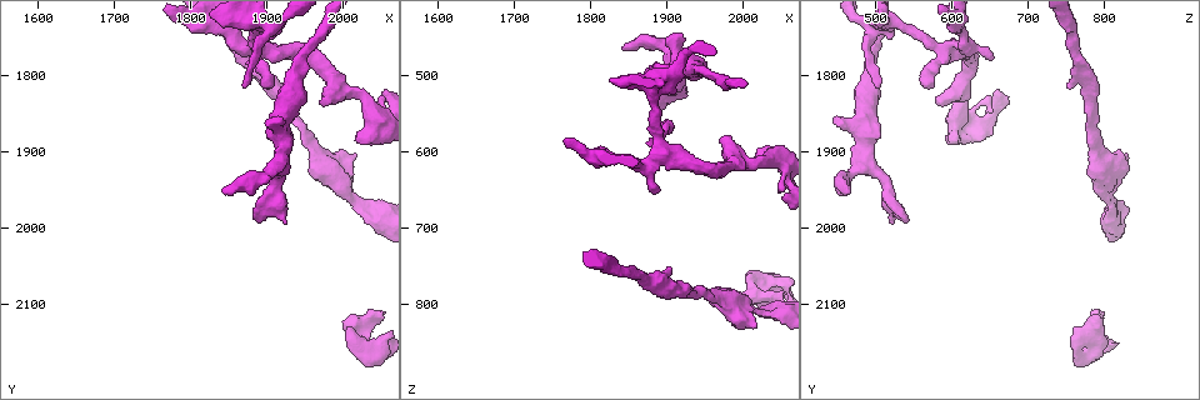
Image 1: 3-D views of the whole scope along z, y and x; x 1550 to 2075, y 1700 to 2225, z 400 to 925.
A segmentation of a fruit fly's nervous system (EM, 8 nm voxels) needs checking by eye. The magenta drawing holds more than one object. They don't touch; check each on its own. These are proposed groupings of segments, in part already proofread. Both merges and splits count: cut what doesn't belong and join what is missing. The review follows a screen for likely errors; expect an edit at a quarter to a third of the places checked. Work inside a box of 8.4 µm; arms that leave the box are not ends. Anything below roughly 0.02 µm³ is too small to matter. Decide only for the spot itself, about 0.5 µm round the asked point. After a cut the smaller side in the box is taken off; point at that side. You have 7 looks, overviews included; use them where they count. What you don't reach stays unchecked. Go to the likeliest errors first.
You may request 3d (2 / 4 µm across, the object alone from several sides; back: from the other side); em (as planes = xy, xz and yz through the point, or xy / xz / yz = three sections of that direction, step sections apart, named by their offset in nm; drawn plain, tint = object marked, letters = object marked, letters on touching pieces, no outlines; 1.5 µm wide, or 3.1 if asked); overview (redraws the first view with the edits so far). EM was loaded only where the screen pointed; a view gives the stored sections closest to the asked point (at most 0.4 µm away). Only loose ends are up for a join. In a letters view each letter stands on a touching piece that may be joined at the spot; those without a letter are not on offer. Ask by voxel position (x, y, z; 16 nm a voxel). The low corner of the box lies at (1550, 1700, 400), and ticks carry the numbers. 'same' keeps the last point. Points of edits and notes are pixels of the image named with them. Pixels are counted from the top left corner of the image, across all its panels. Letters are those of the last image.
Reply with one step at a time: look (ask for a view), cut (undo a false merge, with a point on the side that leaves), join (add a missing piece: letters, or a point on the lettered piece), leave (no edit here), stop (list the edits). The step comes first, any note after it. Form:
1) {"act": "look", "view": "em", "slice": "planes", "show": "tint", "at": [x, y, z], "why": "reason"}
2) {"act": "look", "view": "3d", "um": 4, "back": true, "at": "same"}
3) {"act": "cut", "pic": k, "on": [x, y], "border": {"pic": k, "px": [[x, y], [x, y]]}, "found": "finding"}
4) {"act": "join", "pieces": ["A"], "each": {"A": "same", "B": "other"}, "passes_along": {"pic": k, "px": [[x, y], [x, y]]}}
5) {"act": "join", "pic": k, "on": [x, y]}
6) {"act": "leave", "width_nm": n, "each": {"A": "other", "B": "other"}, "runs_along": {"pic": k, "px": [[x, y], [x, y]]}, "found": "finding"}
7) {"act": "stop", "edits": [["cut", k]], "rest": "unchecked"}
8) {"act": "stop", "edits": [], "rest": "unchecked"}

{"act": "look", "view": "3d", "um": 2, "at": [1890, 1995, 540], "why": "free end"}

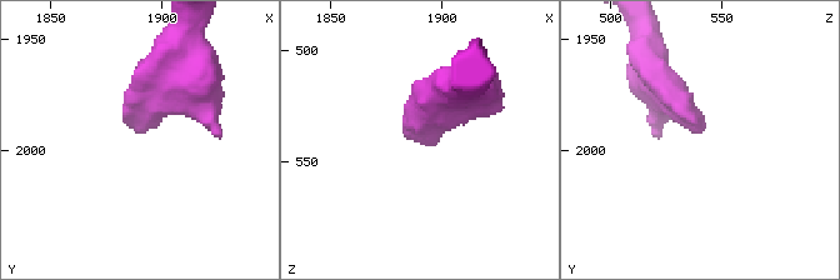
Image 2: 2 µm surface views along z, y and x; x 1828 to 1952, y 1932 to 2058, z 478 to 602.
{"act": "look", "view": "em", "slice": "yz", "step": 4, "show": "letters", "at": [1889, 1993, 541]}

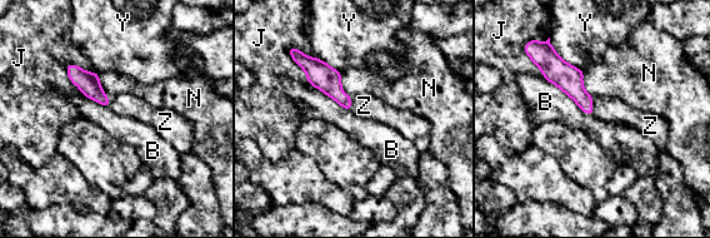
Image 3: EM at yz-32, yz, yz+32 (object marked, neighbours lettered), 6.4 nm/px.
{"act": "look", "view": "em", "slice": "xy", "step": 4, "show": "letters", "at": "same"}

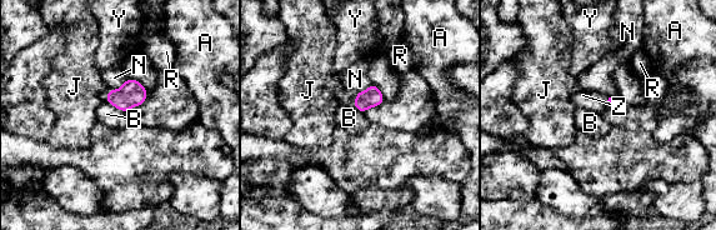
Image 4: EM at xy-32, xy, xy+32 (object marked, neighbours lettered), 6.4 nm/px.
{"act": "join", "pieces": ["Z"], "each": {"A": "other", "B": "other", "J": "other", "N": "other", "R": "other", "Y": "other", "Z": "same"}, "passes_along": {"pic": 4, "px": [[371, 96], [354, 100], [346, 98]]}, "found": "it goes on there"}

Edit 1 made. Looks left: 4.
{"act": "look", "view": "overview"}

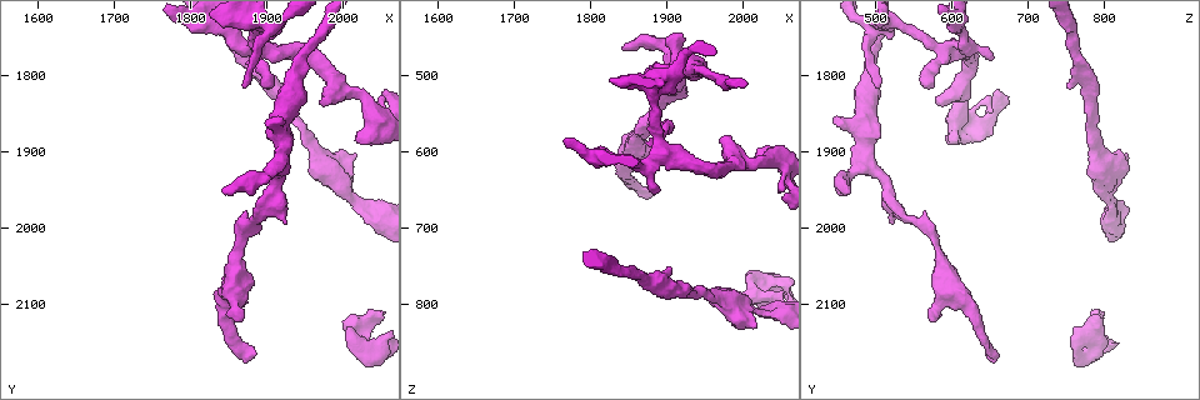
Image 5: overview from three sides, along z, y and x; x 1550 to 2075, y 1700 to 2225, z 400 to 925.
{"act": "look", "view": "3d", "um": 4, "at": [1885, 2170, 645], "why": "an open end"}

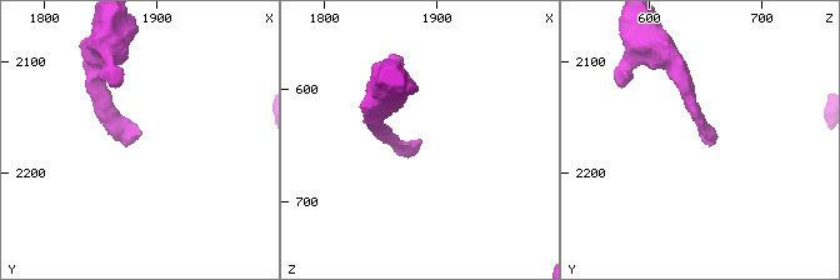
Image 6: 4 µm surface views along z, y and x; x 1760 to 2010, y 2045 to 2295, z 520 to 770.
{"act": "look", "view": "em", "slice": "xz", "step": 4, "show": "letters", "at": [1884, 2168, 646]}

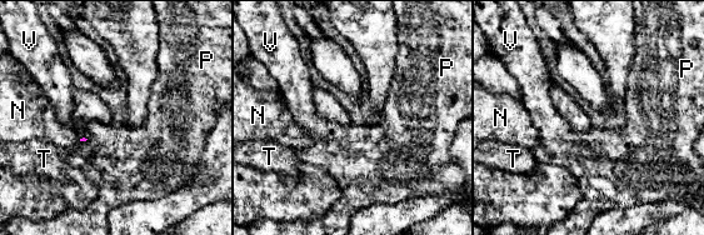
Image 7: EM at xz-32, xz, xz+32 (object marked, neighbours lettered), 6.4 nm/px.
{"act": "look", "view": "em", "slice": "planes", "show": "letters", "at": "same", "why": "cut it another way"}

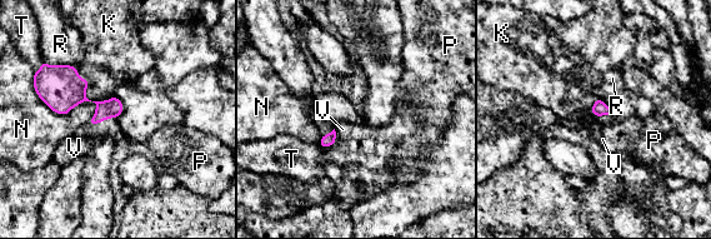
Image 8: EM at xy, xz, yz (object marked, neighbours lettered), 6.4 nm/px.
{"act": "leave", "each": {"K": "other", "N": "other", "P": "other", "R": "other", "T": "other", "V": "other"}, "border": {"pic": 8, "px": [[75, 66], [89, 99], [114, 96]]}, "found": "none of them fits"}

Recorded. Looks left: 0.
{"act": "stop", "edits": [["join", 4]], "rest": "unchecked"}

